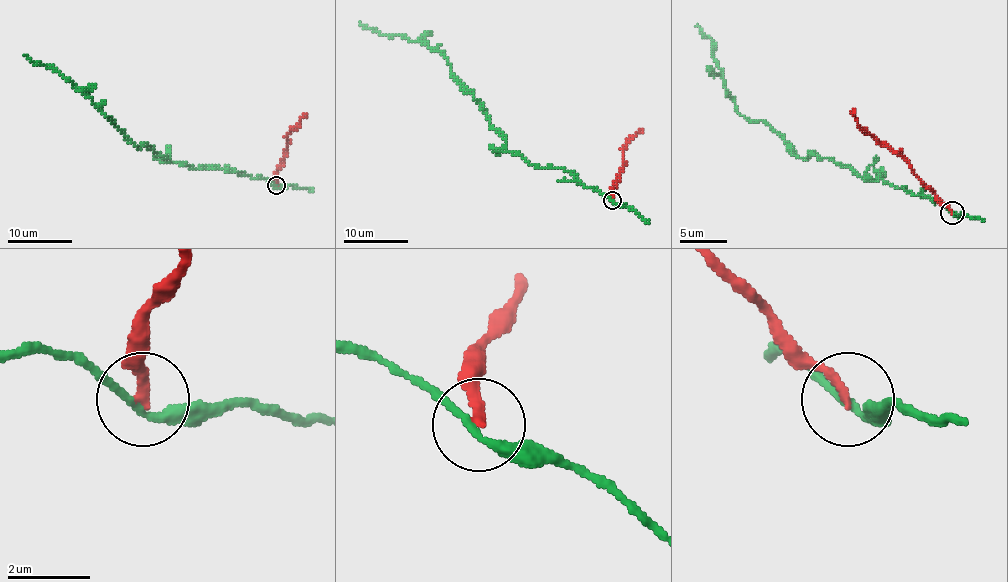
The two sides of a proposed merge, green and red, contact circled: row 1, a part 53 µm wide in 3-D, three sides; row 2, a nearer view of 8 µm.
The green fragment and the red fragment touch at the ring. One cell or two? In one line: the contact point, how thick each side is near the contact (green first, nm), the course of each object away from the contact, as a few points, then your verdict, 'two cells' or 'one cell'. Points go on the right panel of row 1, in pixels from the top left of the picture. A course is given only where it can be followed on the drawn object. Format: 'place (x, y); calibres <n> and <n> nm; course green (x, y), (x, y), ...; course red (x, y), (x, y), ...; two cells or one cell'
place (952, 212); calibres 170 and 240 nm; course green (951, 212), (883, 179), (864, 181), (827, 158), (798, 158), (768, 125), (737, 111), (711, 43), (697, 26); course red (951, 212), (904, 160), (876, 141), (857, 123), (852, 108); two cells

